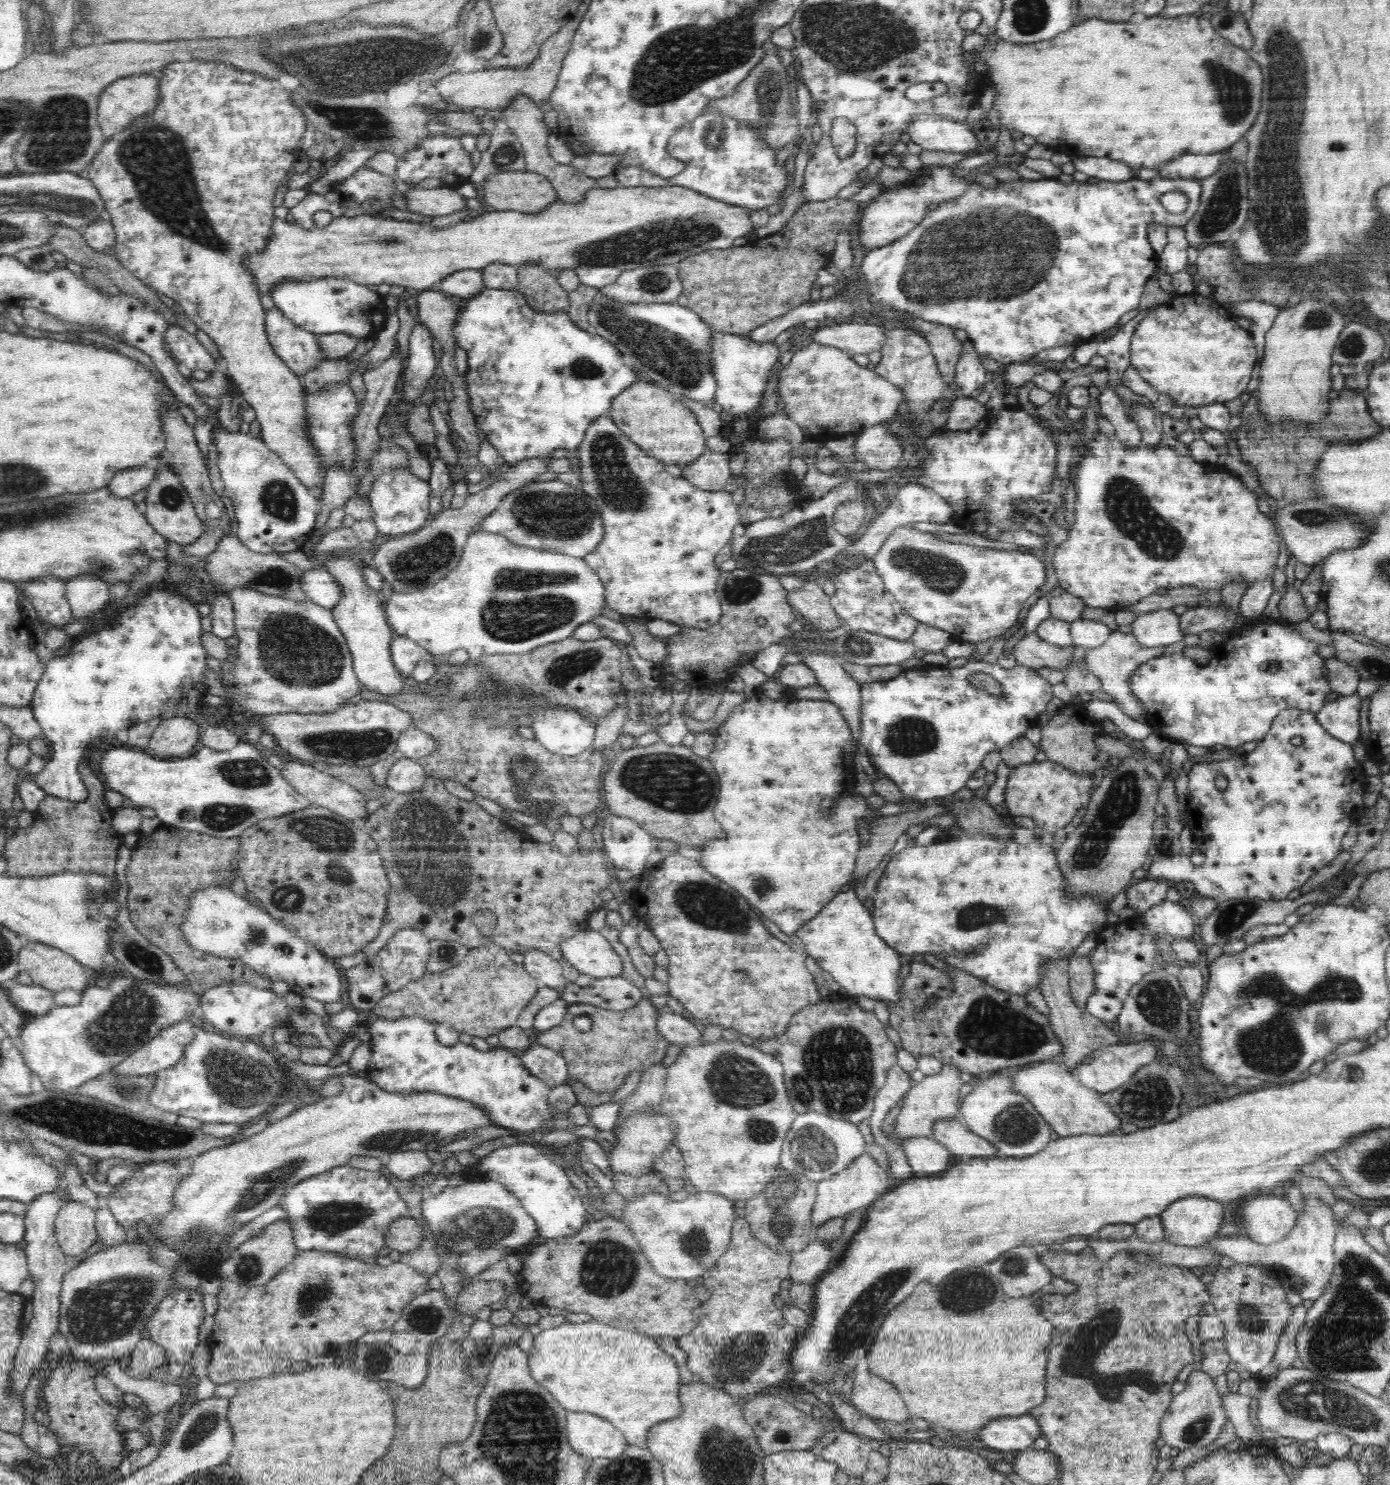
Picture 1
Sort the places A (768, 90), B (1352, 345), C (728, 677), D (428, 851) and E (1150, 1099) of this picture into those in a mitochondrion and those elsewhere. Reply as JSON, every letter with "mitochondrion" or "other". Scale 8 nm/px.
{"A":"mitochondrion","B":"mitochondrion","C":"other","D":"mitochondrion","E":"mitochondrion"}

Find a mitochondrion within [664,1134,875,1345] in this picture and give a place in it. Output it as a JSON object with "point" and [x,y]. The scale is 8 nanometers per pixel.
{"point":[782,1204]}

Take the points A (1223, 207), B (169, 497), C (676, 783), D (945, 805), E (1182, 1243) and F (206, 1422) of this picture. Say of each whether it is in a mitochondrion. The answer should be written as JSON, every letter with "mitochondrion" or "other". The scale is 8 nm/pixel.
{"A":"mitochondrion","B":"mitochondrion","C":"mitochondrion","D":"other","E":"other","F":"mitochondrion"}

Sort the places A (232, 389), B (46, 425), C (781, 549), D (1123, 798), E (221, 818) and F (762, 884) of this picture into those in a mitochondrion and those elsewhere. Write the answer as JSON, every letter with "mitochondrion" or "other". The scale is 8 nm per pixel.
{"A":"other","B":"other","C":"mitochondrion","D":"mitochondrion","E":"mitochondrion","F":"mitochondrion"}

